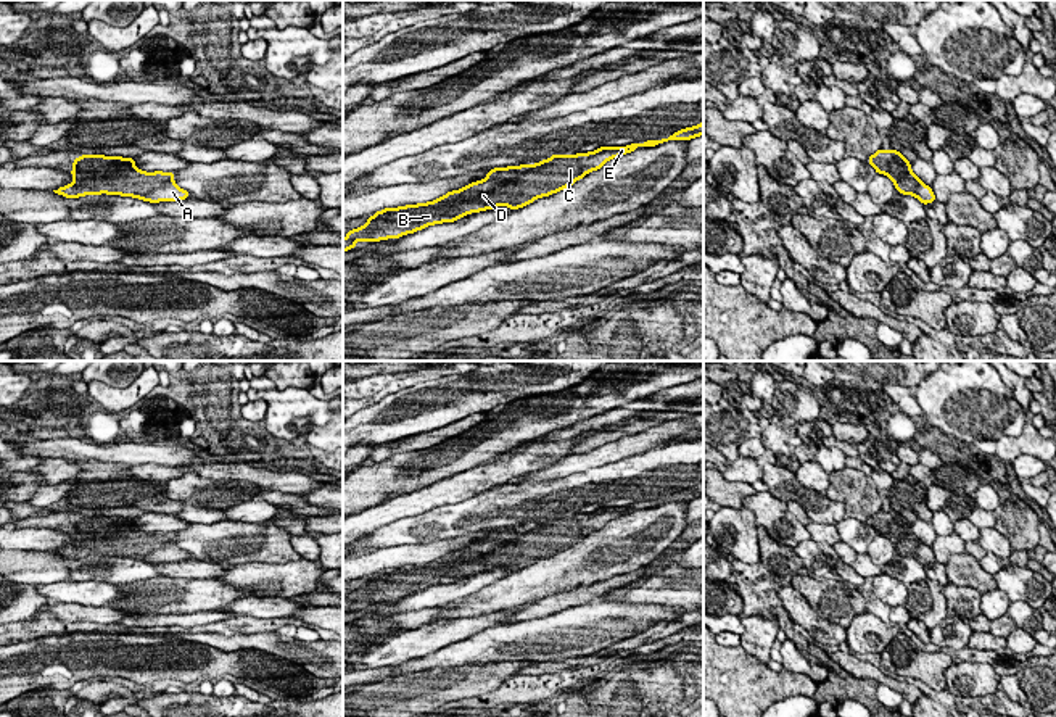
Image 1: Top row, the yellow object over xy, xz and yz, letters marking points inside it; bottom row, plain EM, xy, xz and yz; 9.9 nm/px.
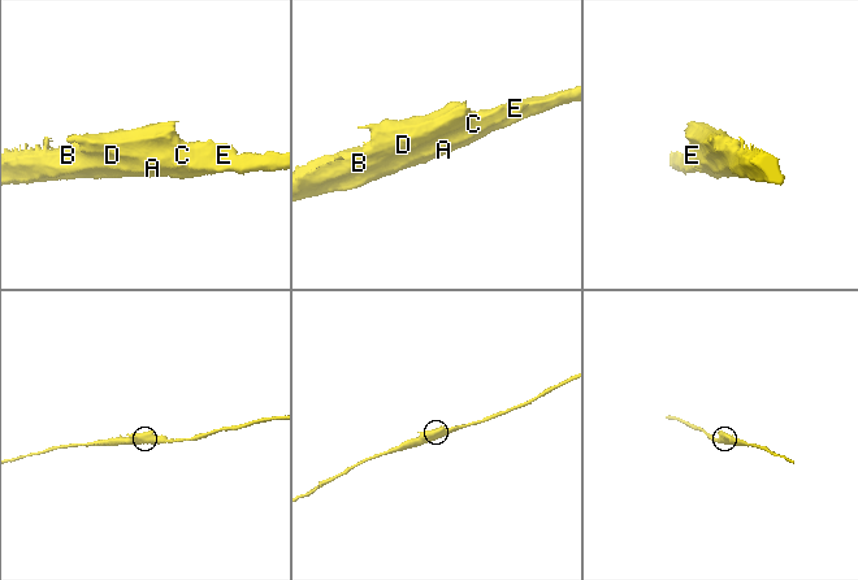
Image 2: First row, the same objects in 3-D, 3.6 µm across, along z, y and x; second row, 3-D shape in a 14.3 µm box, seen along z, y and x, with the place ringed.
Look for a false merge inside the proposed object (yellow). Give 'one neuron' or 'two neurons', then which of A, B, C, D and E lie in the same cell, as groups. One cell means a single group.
one neuron | A B C D E

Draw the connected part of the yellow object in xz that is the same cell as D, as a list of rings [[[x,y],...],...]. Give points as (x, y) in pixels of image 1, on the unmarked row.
[[[703,483],[681,490],[660,501],[646,501],[626,508],[600,508],[576,516],[552,516],[534,525],[493,528],[486,538],[459,551],[417,566],[385,569],[367,578],[359,590],[351,590],[343,599],[343,612],[353,611],[357,603],[380,603],[401,599],[428,586],[454,583],[467,575],[509,567],[523,569],[538,559],[557,554],[607,522],[634,512],[637,508],[655,508],[670,501],[691,501],[703,496]]]

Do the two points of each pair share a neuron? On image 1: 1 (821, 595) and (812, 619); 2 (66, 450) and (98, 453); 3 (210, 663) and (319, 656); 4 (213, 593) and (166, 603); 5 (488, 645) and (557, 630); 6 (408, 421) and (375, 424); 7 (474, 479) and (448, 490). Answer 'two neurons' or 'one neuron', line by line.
1: two neurons
2: one neuron
3: two neurons
4: one neuron
5: one neuron
6: one neuron
7: one neuron

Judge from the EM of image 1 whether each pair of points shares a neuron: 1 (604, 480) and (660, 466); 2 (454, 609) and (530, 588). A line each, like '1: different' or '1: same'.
1: same
2: same

